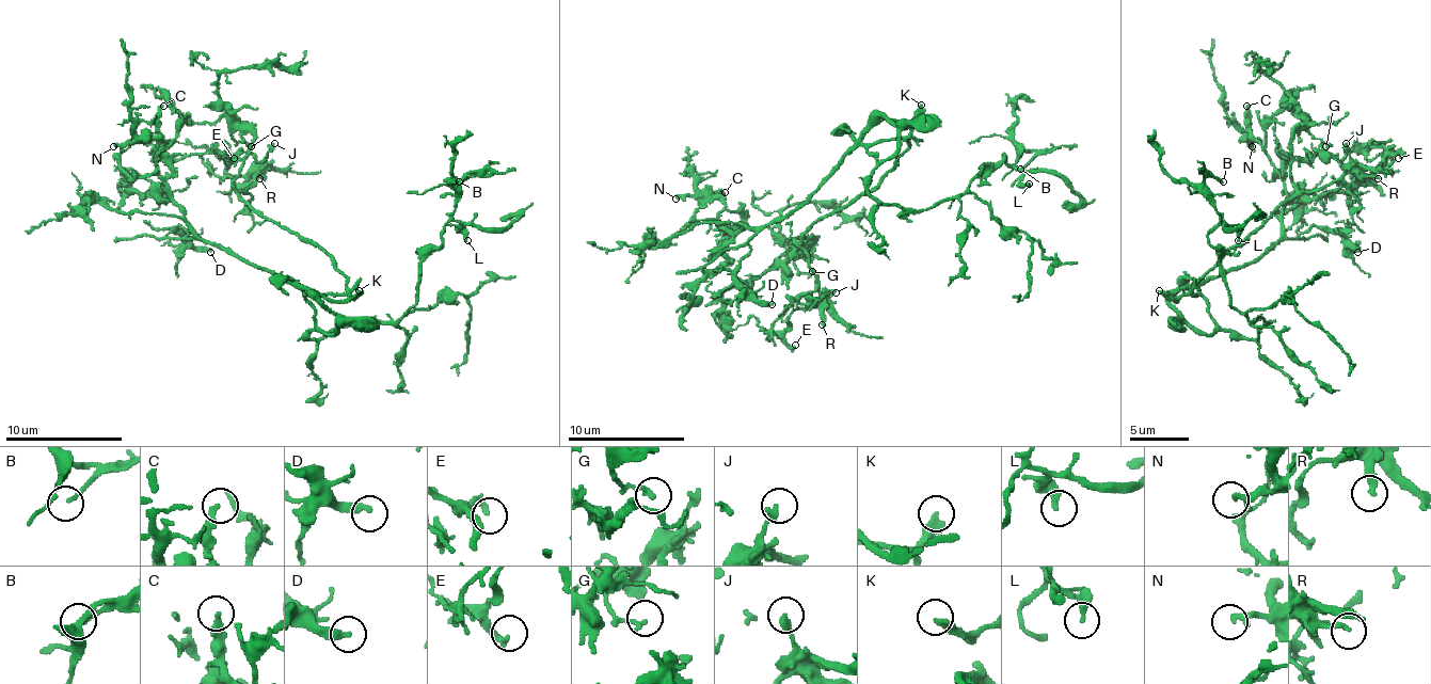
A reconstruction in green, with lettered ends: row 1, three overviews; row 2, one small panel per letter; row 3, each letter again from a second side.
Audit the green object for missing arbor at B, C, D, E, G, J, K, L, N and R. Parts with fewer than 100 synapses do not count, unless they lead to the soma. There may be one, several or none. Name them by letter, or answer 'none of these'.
K

